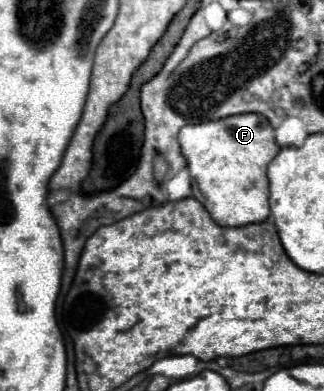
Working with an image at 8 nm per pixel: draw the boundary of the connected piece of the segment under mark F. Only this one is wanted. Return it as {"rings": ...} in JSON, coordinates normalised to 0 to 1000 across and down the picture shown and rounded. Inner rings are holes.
{"rings":[[[744,289],[688,299],[676,309],[633,309],[608,320],[571,320],[552,345],[559,391],[577,407],[577,432],[590,453],[602,453],[633,514],[633,535],[657,555],[664,570],[682,581],[750,581],[775,570],[806,570],[830,555],[830,458],[824,458],[824,422],[843,402],[867,386],[849,361],[849,340],[824,299],[799,289]]]}

